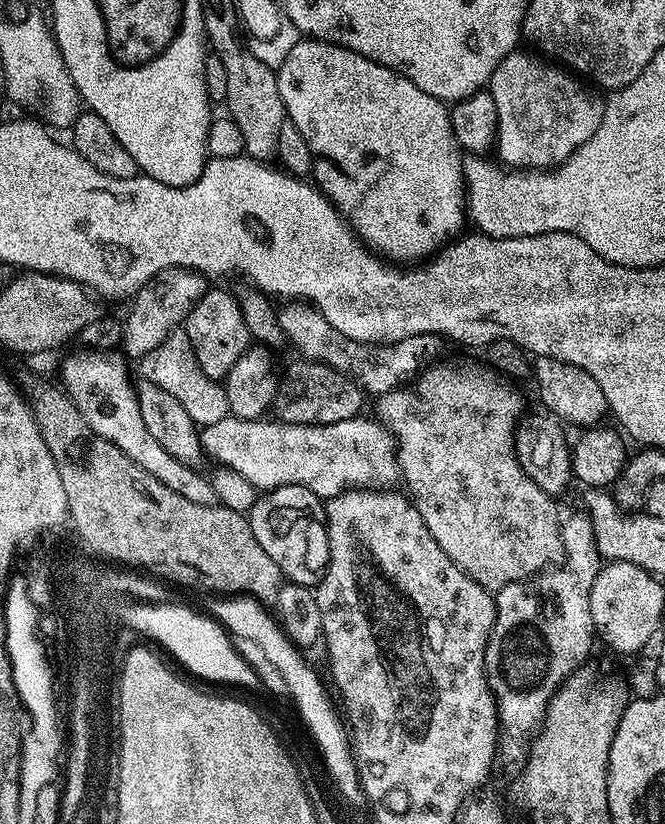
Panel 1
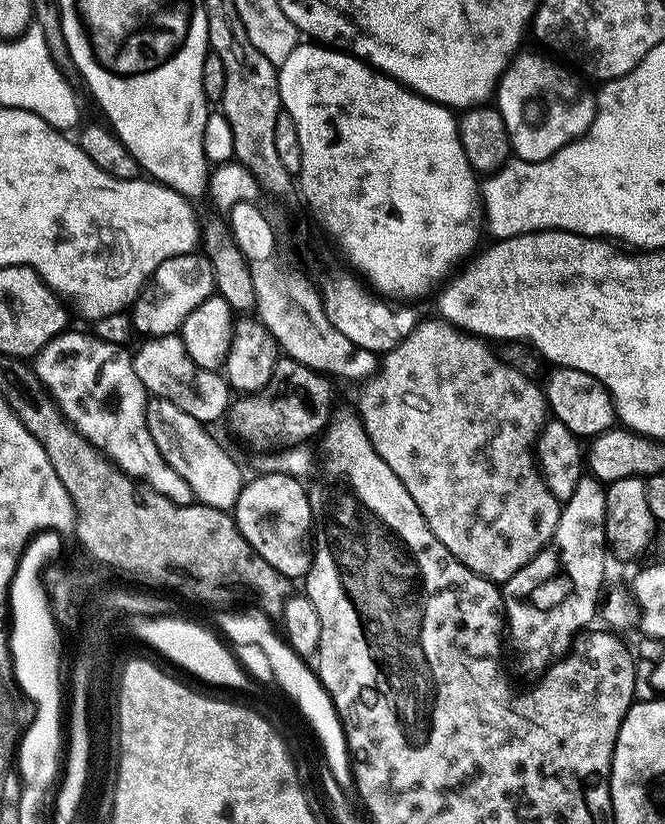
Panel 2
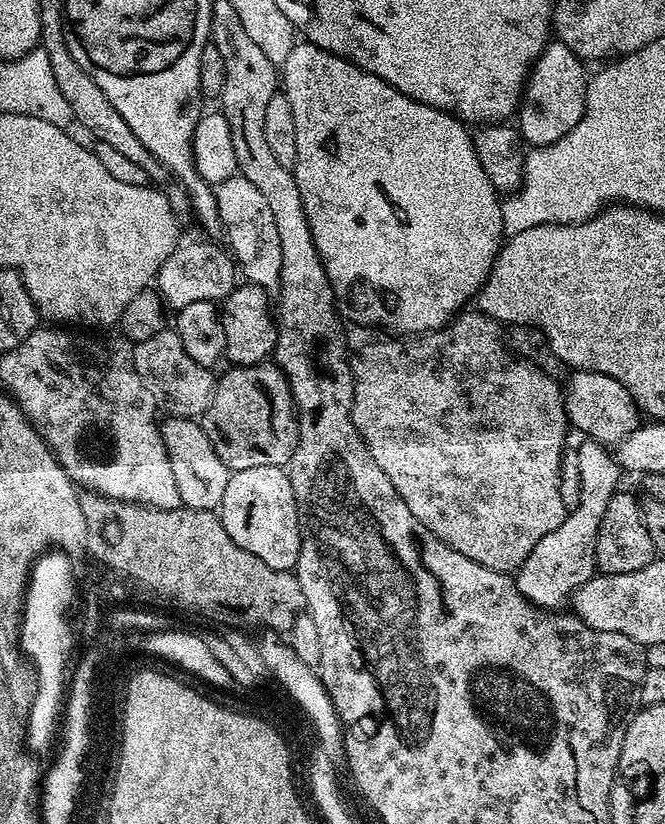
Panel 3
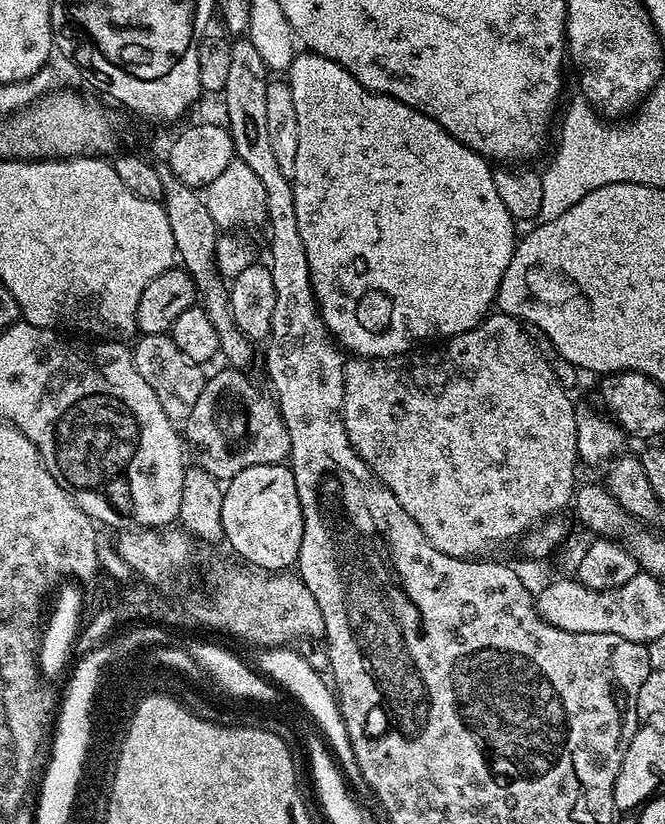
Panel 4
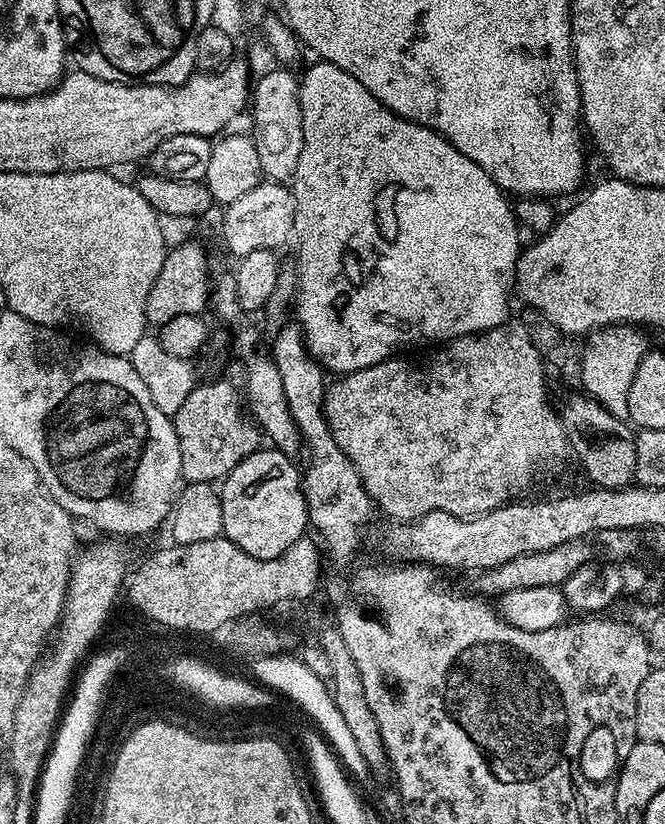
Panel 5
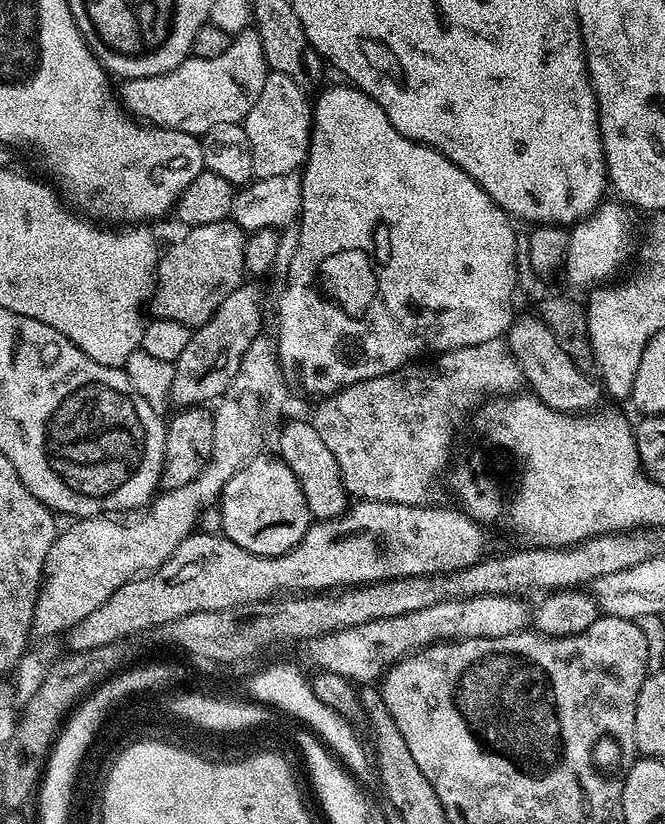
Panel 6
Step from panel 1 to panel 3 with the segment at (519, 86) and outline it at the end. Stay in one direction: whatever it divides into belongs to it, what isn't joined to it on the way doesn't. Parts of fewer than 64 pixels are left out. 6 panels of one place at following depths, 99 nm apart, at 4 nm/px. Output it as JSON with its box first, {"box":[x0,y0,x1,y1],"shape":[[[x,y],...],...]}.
{"box":[518,42,589,148],"shape":[[[549,42],[528,73],[528,83],[520,101],[518,131],[525,145],[541,148],[558,142],[562,134],[570,134],[584,113],[589,77],[584,76],[585,61],[580,60],[566,45]]]}

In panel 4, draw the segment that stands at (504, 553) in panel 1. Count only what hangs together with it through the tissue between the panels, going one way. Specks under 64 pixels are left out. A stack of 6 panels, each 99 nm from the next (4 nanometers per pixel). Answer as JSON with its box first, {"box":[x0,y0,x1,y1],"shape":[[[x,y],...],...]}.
{"box":[340,310,578,558],"shape":[[[499,310],[493,311],[484,317],[478,326],[474,326],[470,330],[466,330],[457,336],[447,337],[433,352],[420,352],[424,350],[413,350],[402,356],[352,356],[344,361],[344,397],[342,398],[342,410],[340,417],[346,426],[346,434],[350,438],[350,446],[354,446],[354,450],[362,458],[362,462],[366,462],[373,474],[375,474],[381,482],[390,490],[390,494],[394,494],[394,498],[398,498],[398,506],[402,506],[402,510],[406,510],[406,514],[410,514],[410,518],[414,518],[414,522],[418,522],[418,530],[422,530],[422,534],[426,534],[426,538],[430,542],[430,546],[434,546],[438,550],[442,550],[442,554],[450,554],[461,558],[476,558],[481,555],[480,548],[484,548],[487,544],[504,544],[507,540],[515,541],[524,535],[529,528],[536,527],[541,520],[546,520],[550,516],[555,516],[567,509],[572,502],[572,494],[576,490],[578,477],[576,477],[576,468],[578,469],[578,442],[576,441],[576,413],[577,405],[572,405],[569,389],[563,388],[558,382],[558,378],[554,374],[549,357],[539,352],[535,344],[530,342],[530,338],[524,332],[524,324],[517,320],[514,316],[508,316]]]}

